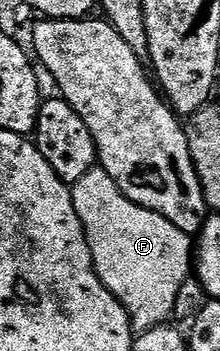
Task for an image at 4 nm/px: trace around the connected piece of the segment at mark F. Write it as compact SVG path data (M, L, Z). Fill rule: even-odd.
M96 166L87 171L71 188L73 206L77 210L77 218L81 218L81 226L87 235L91 257L95 263L95 273L101 282L115 295L115 300L129 314L132 329L136 333L148 332L159 324L166 324L172 318L171 311L179 300L179 291L183 283L193 272L193 240L183 233L171 221L161 214L135 205L118 188L117 183L106 173L103 167Z

